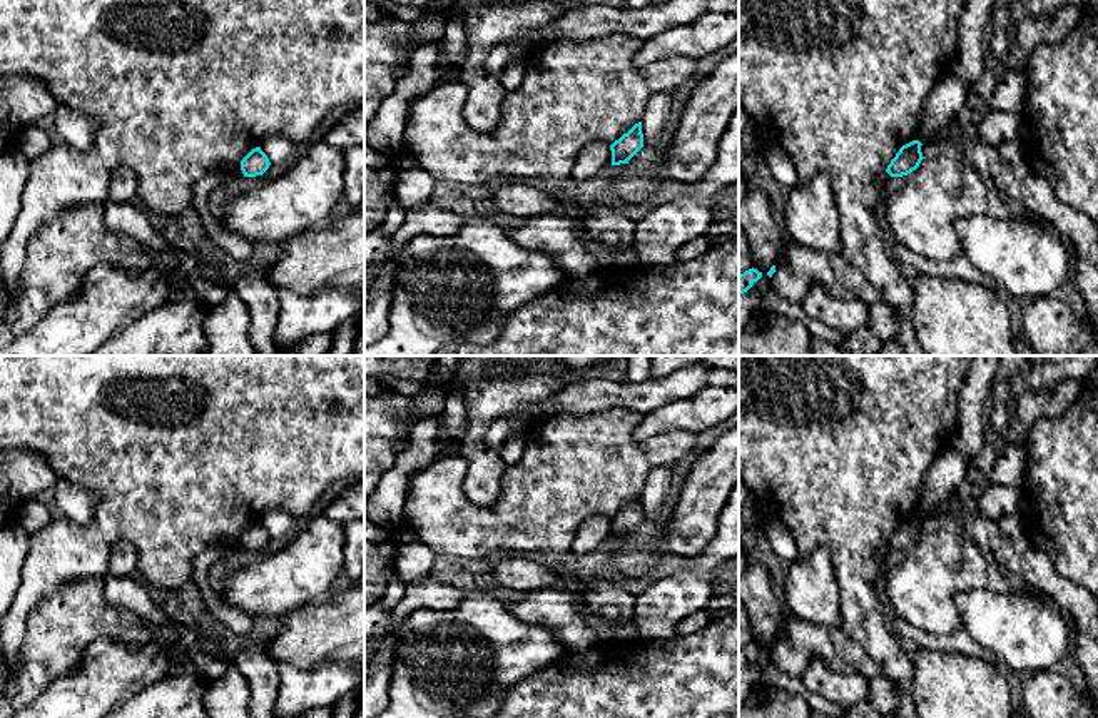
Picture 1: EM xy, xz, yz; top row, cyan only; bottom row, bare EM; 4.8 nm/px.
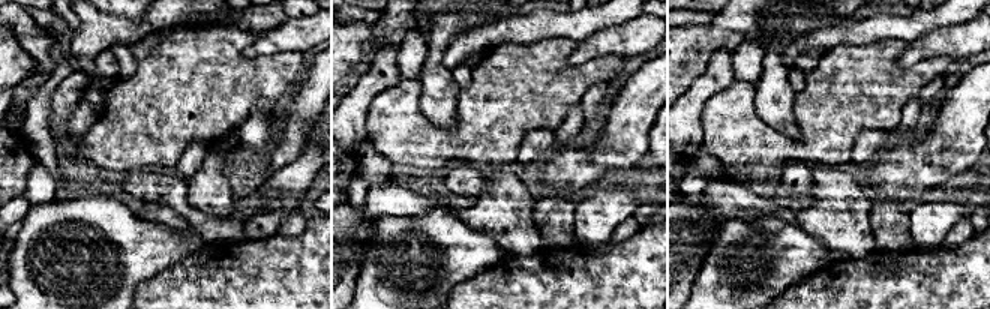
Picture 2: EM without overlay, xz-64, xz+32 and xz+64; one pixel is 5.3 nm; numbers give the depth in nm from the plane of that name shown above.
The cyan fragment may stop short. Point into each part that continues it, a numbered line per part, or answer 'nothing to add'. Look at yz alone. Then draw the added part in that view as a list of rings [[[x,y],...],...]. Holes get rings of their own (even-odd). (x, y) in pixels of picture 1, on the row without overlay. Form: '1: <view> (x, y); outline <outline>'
nothing to add

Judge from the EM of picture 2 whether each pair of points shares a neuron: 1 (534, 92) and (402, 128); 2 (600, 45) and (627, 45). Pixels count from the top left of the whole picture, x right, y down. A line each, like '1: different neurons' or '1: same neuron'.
1: same neuron
2: same neuron

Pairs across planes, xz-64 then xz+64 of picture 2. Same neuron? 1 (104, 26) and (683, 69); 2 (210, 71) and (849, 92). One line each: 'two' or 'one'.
1: two
2: one

